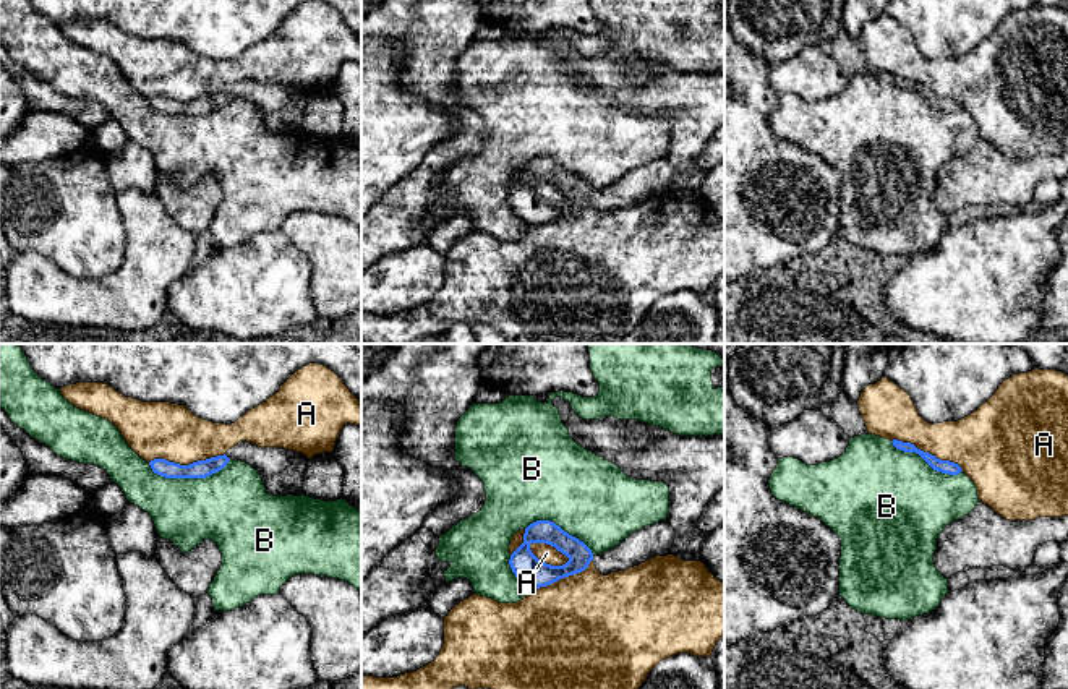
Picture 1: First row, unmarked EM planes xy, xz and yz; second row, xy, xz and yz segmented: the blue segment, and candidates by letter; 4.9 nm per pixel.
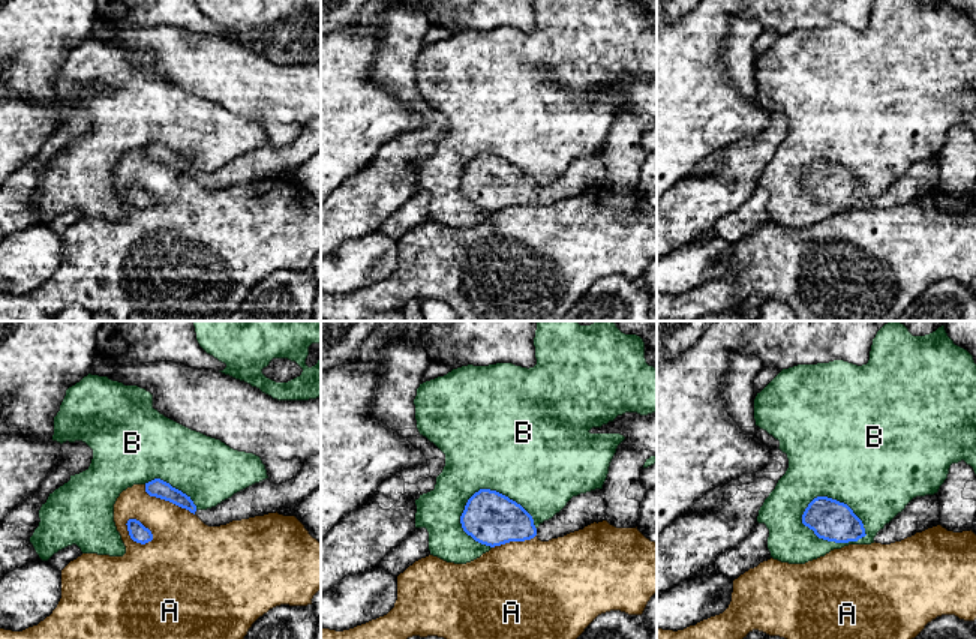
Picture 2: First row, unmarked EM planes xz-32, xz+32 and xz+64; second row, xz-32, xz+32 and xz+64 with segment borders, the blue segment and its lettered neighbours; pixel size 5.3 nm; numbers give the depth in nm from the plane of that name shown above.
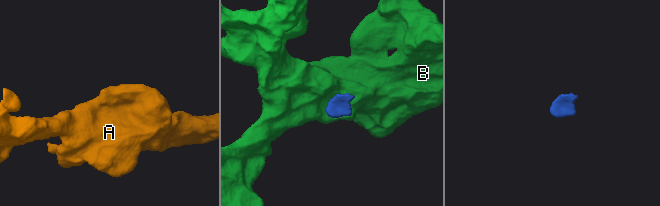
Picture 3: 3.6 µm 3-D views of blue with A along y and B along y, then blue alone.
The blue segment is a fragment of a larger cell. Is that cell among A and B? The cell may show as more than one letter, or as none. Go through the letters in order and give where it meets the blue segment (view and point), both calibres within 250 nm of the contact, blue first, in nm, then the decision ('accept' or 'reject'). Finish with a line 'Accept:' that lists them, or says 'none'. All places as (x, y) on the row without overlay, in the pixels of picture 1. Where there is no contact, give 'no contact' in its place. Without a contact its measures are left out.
A: xz (550, 180) | 140/90 nm | reject
B: xy (188, 114) | 90/360 nm | reject
Accept: none

